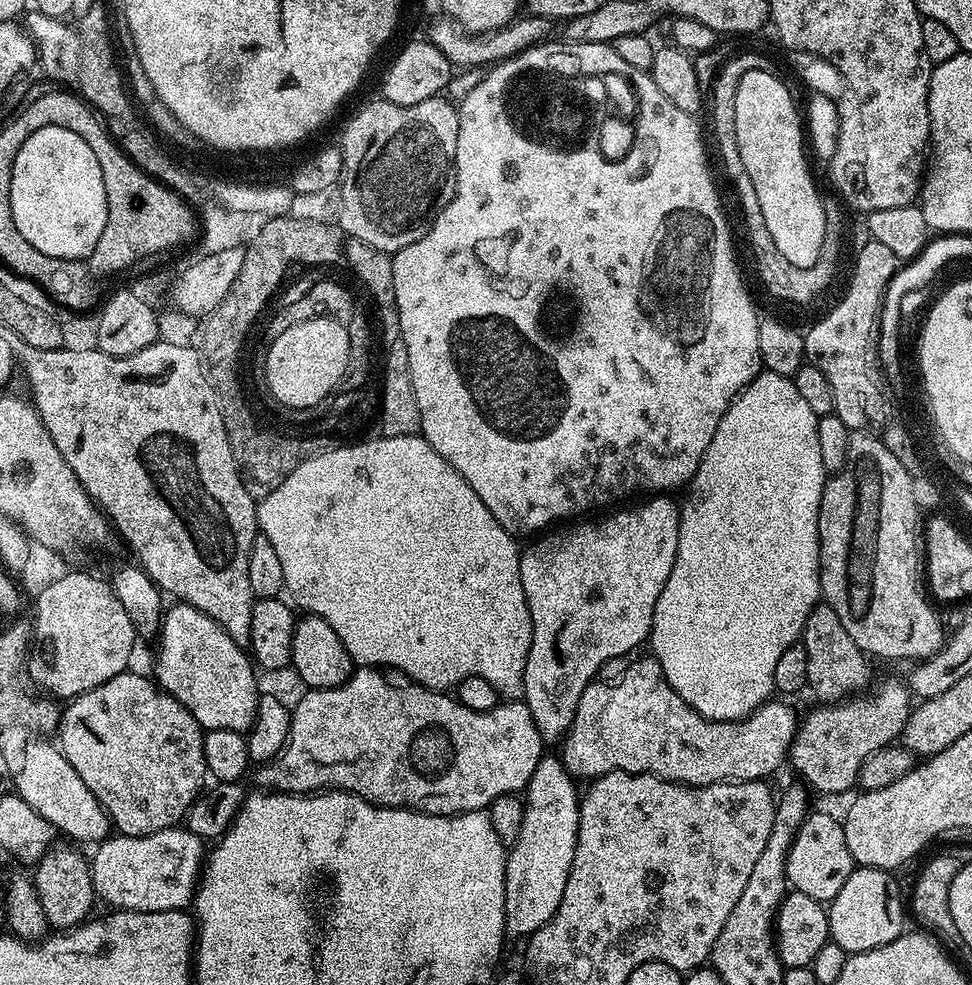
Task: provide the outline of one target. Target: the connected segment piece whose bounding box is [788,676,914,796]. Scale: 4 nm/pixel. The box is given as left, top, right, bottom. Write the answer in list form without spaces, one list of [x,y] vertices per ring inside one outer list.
[[[888,676],[873,690],[857,694],[839,704],[820,704],[813,712],[803,713],[796,737],[788,748],[788,760],[813,793],[836,796],[857,787],[862,762],[888,744],[901,739],[904,727],[914,709],[914,697],[903,679]]]

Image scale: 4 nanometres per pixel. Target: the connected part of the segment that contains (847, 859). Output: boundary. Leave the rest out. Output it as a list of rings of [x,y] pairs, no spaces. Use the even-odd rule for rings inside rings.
[[[809,811],[788,851],[786,874],[789,885],[802,894],[821,902],[830,902],[850,878],[854,861],[850,846],[846,846],[843,823],[828,812]]]

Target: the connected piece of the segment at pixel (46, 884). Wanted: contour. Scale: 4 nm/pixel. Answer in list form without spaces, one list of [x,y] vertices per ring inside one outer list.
[[[53,843],[47,854],[36,861],[34,879],[49,925],[56,930],[67,930],[84,923],[93,915],[92,903],[97,903],[98,897],[92,890],[92,869],[86,856],[71,843],[60,843]]]

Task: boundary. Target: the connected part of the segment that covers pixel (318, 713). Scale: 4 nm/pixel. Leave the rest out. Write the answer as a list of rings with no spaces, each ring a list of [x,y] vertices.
[[[375,666],[357,667],[350,679],[337,688],[313,688],[303,694],[305,696],[297,702],[296,708],[294,704],[291,709],[292,725],[283,750],[275,760],[261,767],[264,769],[256,776],[257,782],[264,787],[261,789],[271,789],[276,794],[315,794],[325,790],[339,790],[352,792],[363,800],[379,804],[381,808],[408,808],[411,812],[425,812],[428,816],[456,816],[459,812],[478,812],[487,809],[488,805],[494,802],[494,798],[499,796],[523,793],[535,768],[546,755],[545,740],[540,737],[534,718],[524,705],[523,699],[497,703],[495,708],[485,712],[470,710],[443,691],[423,688],[403,672],[381,670]]]

